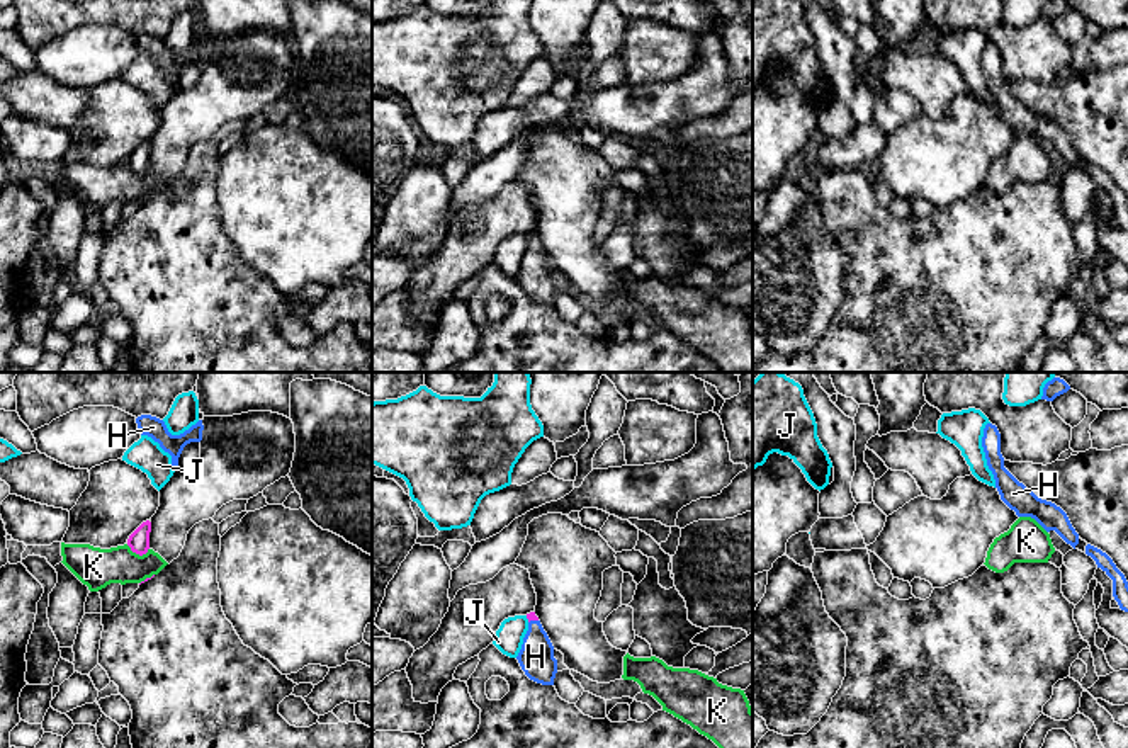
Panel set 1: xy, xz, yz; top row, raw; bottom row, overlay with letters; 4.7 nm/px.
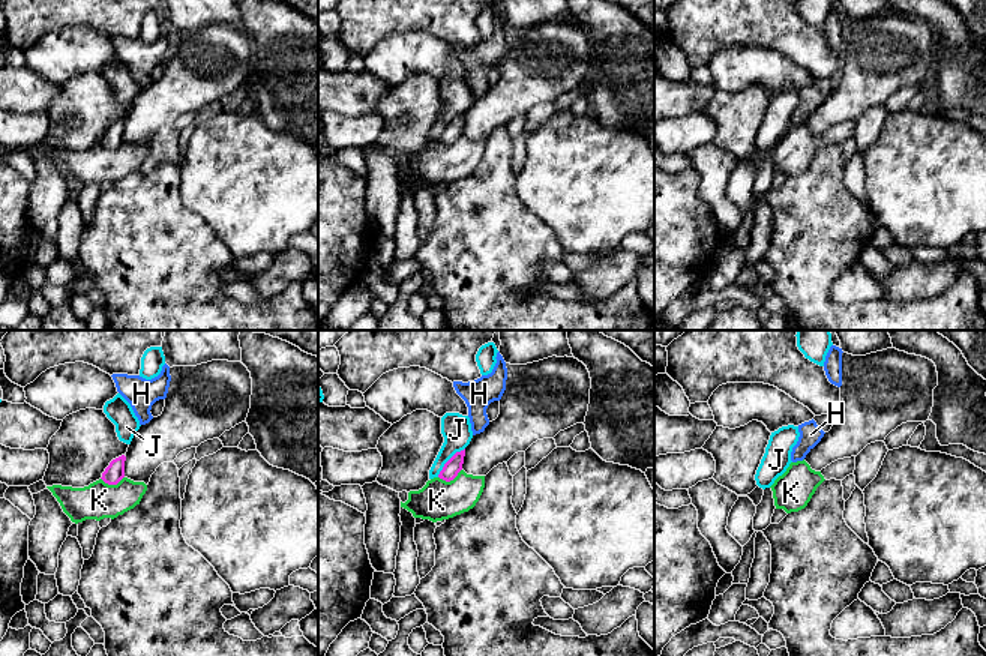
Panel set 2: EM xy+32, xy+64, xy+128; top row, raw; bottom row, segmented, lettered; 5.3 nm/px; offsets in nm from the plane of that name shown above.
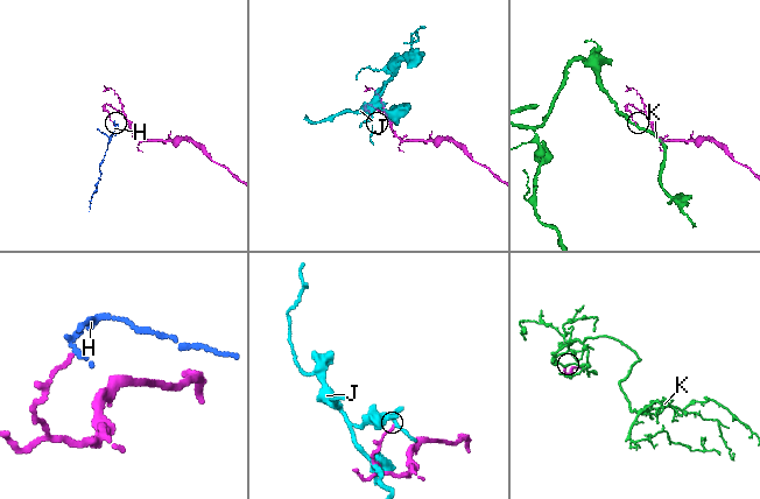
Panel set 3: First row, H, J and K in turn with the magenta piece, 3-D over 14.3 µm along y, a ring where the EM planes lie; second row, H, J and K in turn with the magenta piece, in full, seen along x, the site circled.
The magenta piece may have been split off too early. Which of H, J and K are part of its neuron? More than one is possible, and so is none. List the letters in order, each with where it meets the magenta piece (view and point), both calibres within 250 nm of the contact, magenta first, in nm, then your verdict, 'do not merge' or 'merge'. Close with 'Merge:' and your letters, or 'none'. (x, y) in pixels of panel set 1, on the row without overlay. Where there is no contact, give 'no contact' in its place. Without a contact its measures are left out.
H: meets magenta in xz at (532, 238); 40 nm thick on the magenta side, 160 nm on the other; merge
J: meets magenta in xz at (527, 237); 40 nm thick on the magenta side, 140 nm on the other; do not merge
K: meets magenta in xy at (138, 172); 100 nm thick on the magenta side, 190 nm on the other; do not merge
Merge: H

